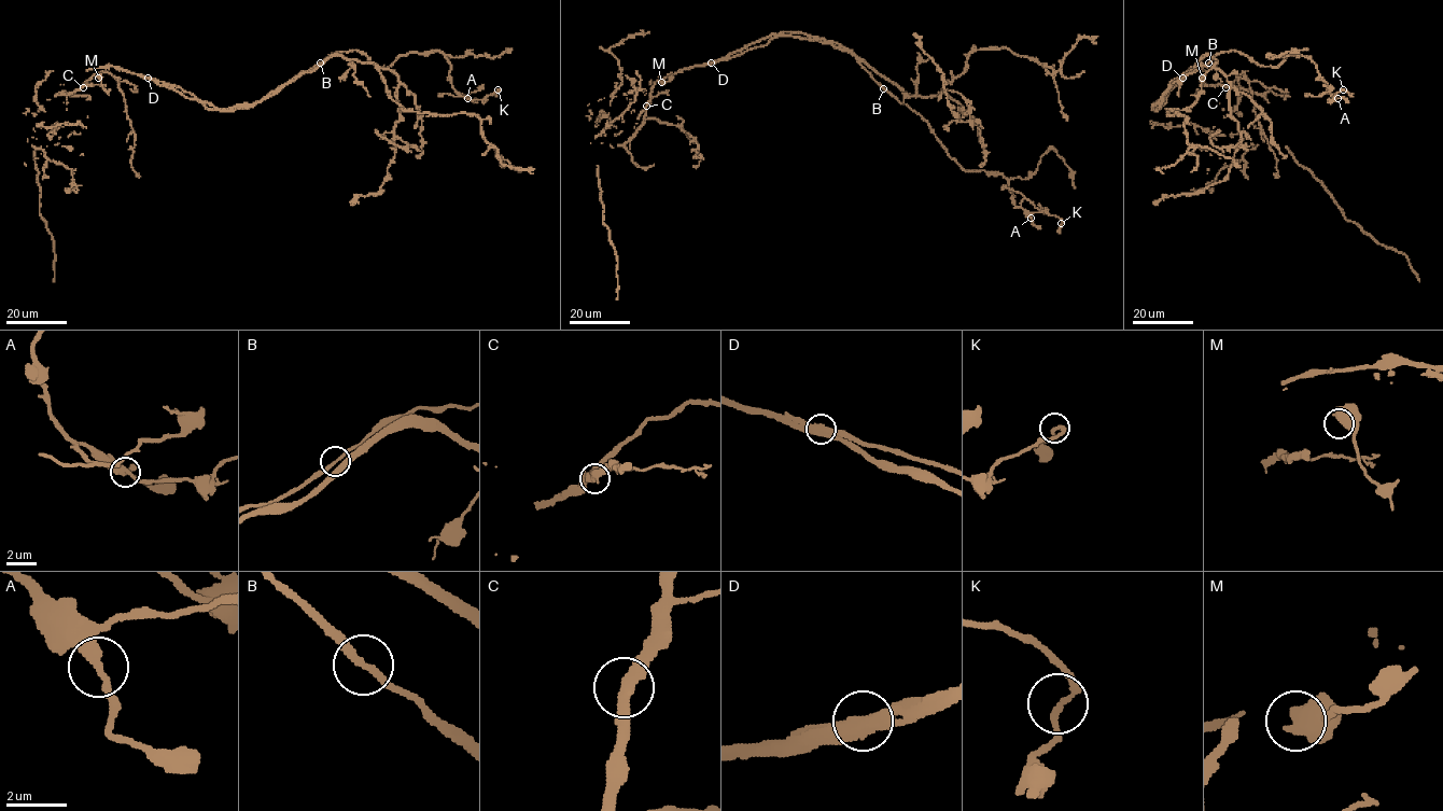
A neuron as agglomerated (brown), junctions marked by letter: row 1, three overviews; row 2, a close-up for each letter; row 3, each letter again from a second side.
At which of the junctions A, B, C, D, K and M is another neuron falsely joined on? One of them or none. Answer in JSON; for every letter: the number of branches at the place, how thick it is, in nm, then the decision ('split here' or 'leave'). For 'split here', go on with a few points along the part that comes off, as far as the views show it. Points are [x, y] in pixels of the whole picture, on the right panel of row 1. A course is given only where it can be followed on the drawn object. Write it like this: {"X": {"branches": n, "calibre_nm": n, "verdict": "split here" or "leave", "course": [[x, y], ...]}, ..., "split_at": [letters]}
{"A": {"branches": 2, "calibre_nm": 340, "verdict": "leave"}, "B": {"branches": 2, "calibre_nm": 200, "verdict": "leave"}, "C": {"branches": 2, "calibre_nm": 360, "verdict": "leave"}, "D": {"branches": 2, "calibre_nm": 480, "verdict": "split here", "course": [[1181, 78], [1152, 109], [1172, 82], [1232, 50], [1277, 68], [1298, 52], [1331, 100], [1343, 89], [1353, 96]]}, "K": {"branches": 2, "calibre_nm": 220, "verdict": "leave"}, "M": {"branches": 1, "calibre_nm": 750, "verdict": "leave"}, "split_at": ["D"]}

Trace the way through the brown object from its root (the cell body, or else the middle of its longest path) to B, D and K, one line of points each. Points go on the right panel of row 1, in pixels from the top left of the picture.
B: (1167, 93), (1154, 103), (1156, 111), (1177, 80), (1208, 63)
D: (1167, 93), (1181, 78)
K: (1167, 93), (1156, 111), (1177, 80), (1232, 50), (1274, 68), (1298, 52), (1315, 65), (1331, 100), (1343, 89)

